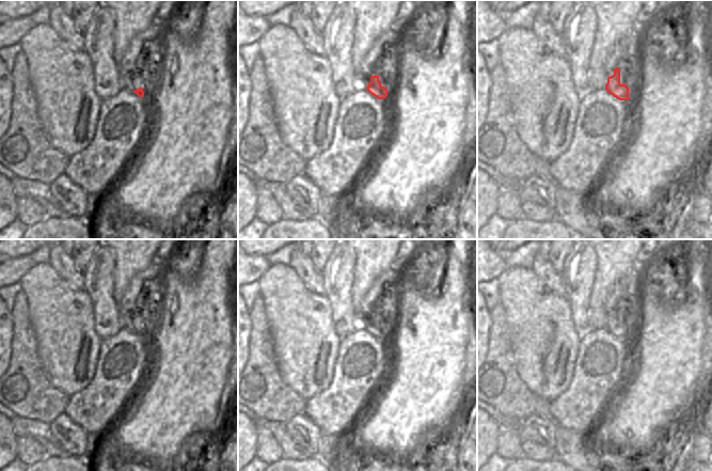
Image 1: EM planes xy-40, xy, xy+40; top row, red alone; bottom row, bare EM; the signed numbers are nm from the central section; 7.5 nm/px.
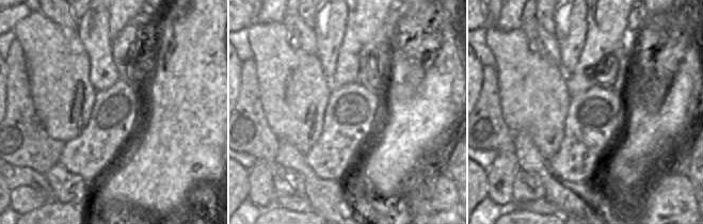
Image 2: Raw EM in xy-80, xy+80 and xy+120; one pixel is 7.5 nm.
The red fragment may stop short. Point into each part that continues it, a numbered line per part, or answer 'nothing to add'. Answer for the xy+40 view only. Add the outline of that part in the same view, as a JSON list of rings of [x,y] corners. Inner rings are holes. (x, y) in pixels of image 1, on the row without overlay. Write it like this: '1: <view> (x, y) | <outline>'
1: xy+40 (623, 291) | [[[636,269],[627,270],[614,284],[612,291],[605,299],[605,312],[607,316],[614,314],[614,309],[619,305],[620,309],[631,302],[639,288],[640,278],[636,274]]]

